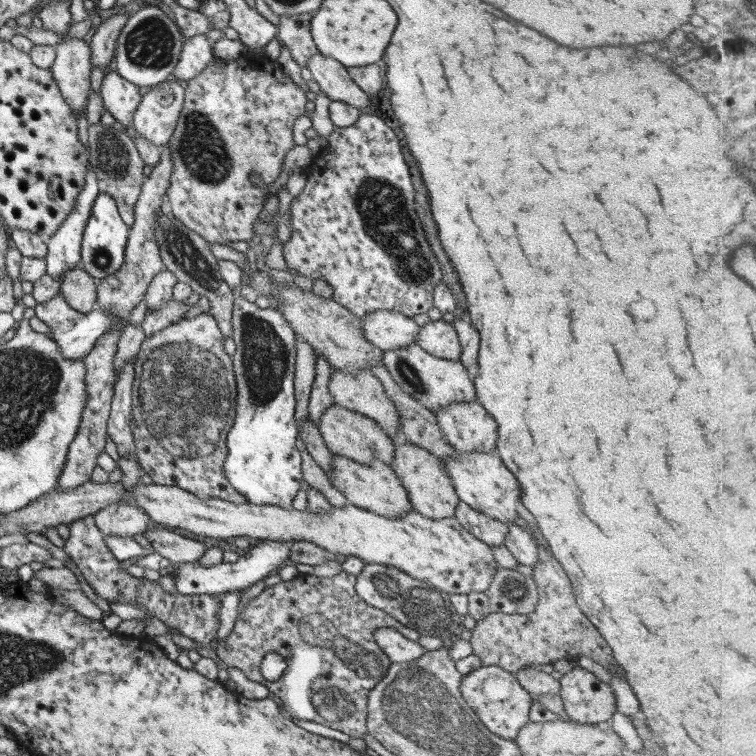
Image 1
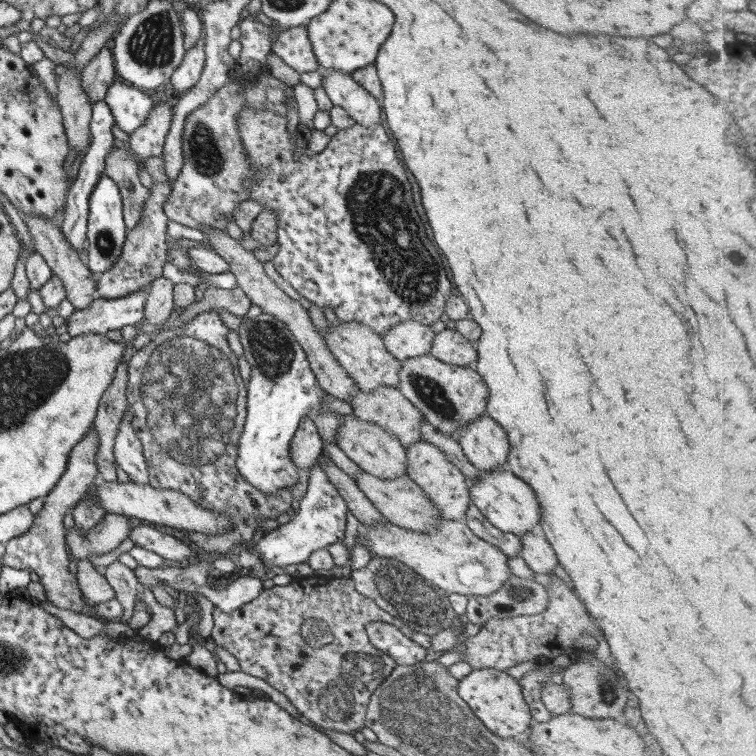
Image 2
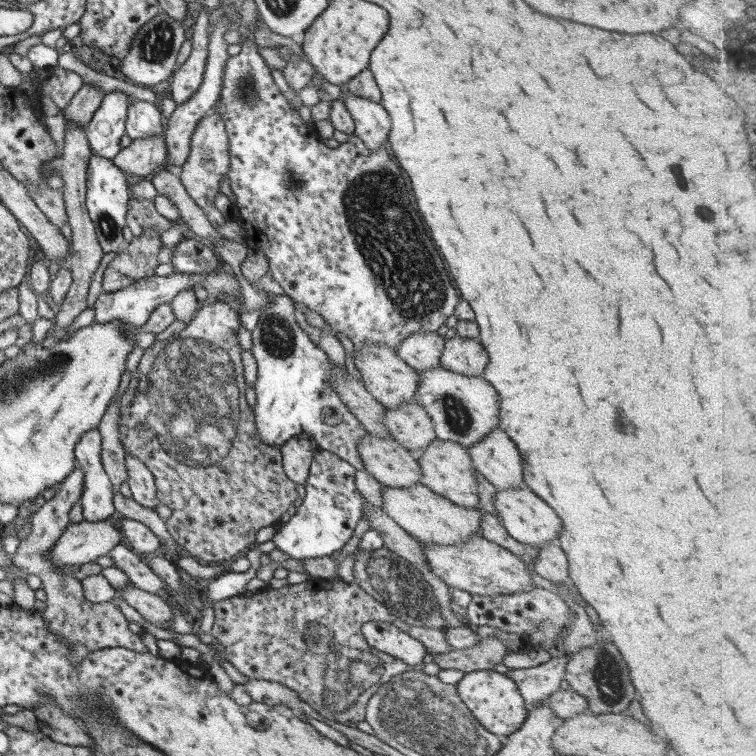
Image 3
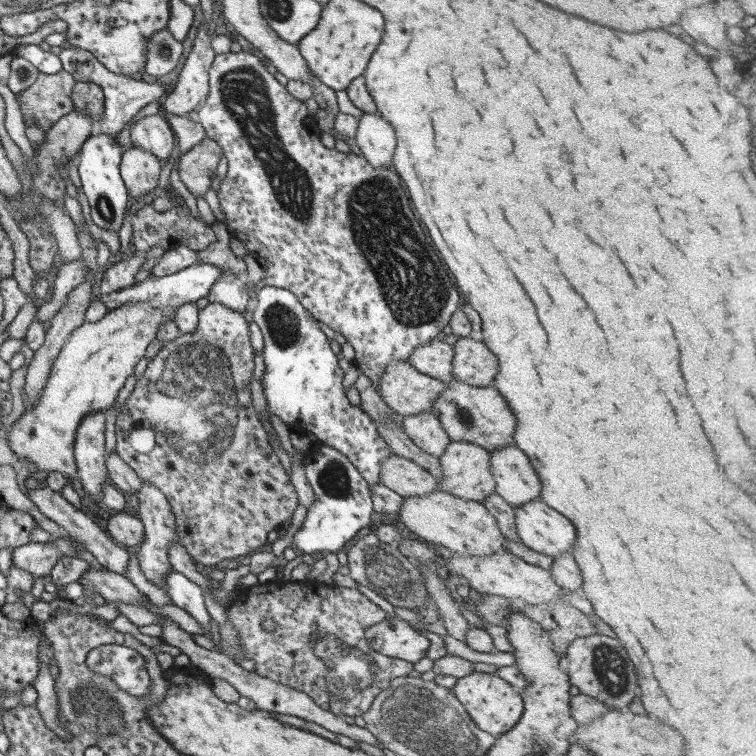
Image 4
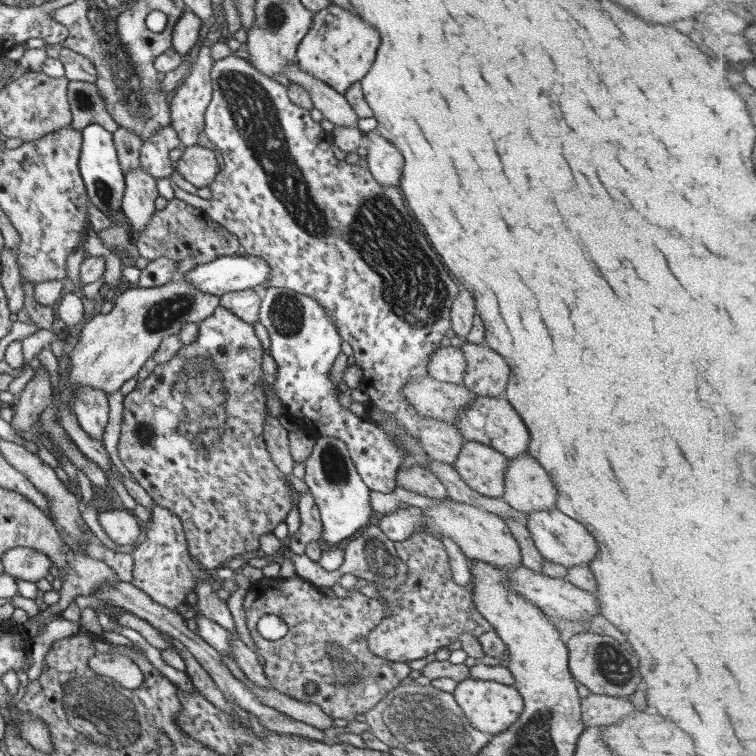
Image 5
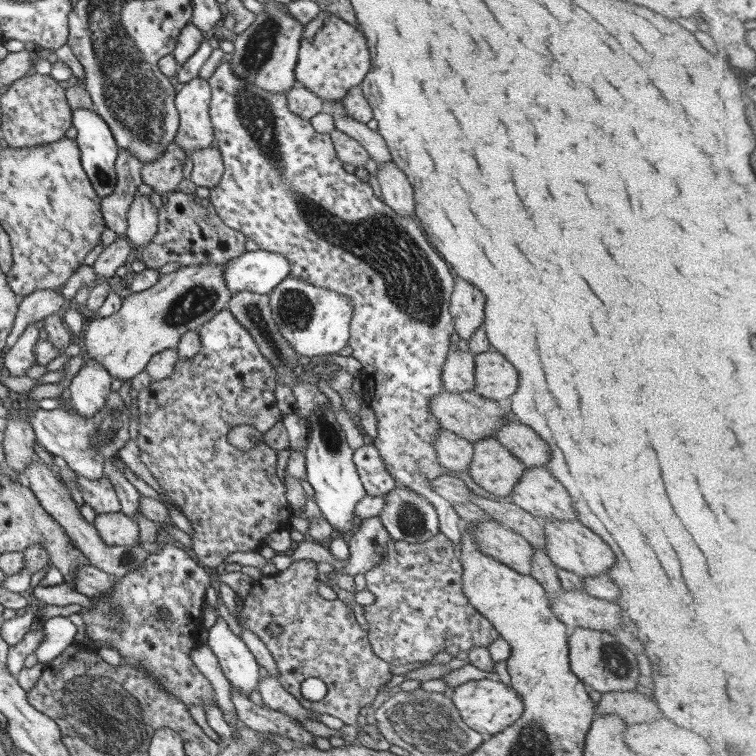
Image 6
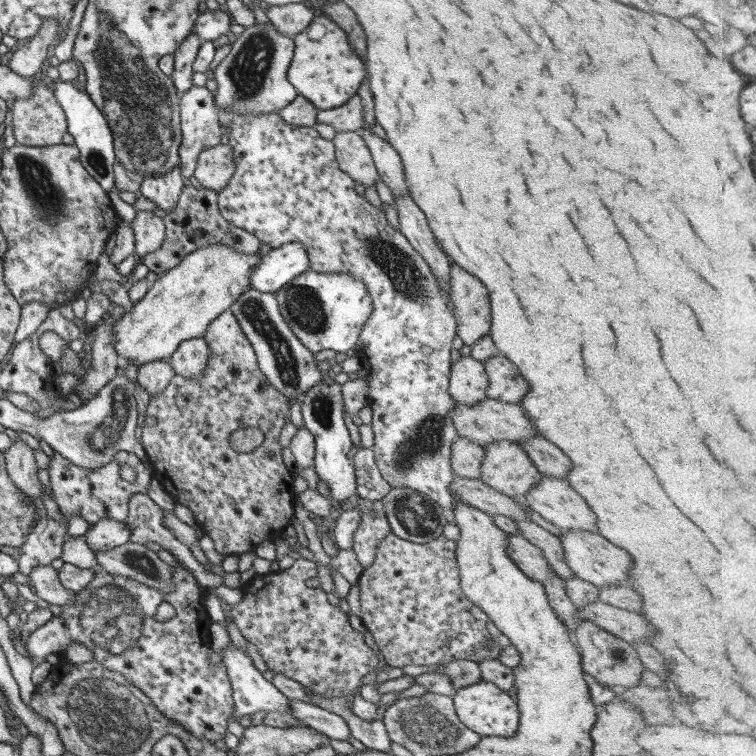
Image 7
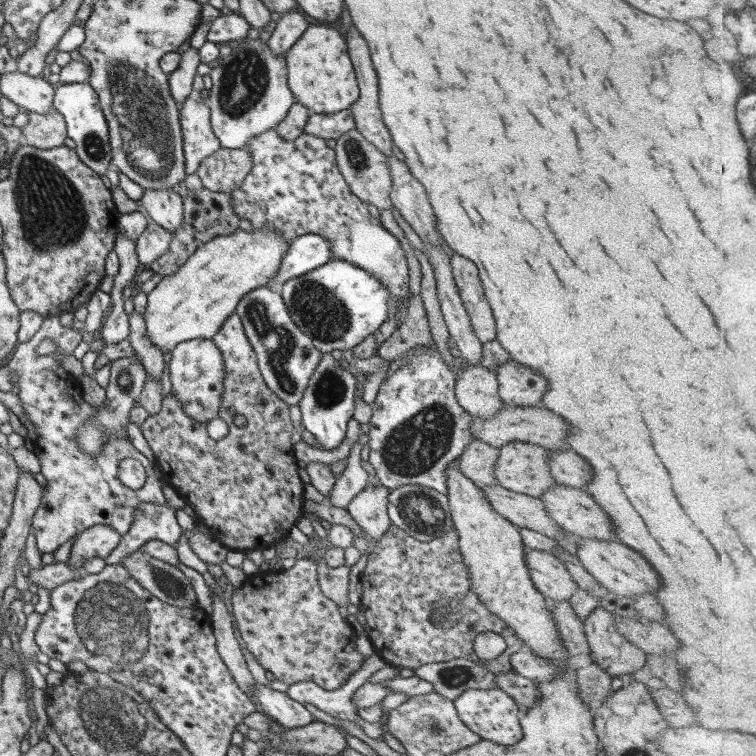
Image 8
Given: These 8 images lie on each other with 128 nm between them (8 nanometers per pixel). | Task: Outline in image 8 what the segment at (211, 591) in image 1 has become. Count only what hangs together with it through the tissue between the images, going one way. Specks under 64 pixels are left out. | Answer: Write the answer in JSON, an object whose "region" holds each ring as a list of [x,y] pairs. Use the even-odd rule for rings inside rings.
{"region":[[[325,352],[320,356],[319,364],[311,374],[298,406],[301,414],[298,416],[300,424],[311,433],[315,442],[323,450],[333,450],[339,447],[345,438],[347,421],[354,411],[354,384],[353,375],[345,370],[342,360],[335,360]]]}

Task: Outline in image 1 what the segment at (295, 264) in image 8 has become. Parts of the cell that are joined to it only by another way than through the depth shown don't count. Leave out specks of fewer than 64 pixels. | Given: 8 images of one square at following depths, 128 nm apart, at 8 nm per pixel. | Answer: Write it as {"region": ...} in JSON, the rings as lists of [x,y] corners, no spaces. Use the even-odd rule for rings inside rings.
{"region":[[[55,293],[51,299],[37,303],[34,308],[35,317],[37,317],[47,328],[49,328],[49,338],[55,340],[61,352],[61,356],[67,360],[77,360],[85,356],[101,335],[105,331],[111,331],[114,326],[114,319],[107,317],[101,308],[95,307],[94,311],[88,314],[80,314],[73,310],[63,298],[61,293]]]}

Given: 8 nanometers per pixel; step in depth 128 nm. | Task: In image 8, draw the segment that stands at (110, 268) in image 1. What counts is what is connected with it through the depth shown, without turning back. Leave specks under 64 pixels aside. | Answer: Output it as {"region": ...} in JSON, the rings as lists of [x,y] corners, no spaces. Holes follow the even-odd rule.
{"region":[[[70,83],[57,86],[53,92],[52,106],[61,114],[66,125],[66,136],[75,143],[75,152],[79,160],[87,168],[91,168],[98,176],[105,175],[107,166],[111,163],[111,151],[108,141],[108,129],[95,92],[87,83]]]}

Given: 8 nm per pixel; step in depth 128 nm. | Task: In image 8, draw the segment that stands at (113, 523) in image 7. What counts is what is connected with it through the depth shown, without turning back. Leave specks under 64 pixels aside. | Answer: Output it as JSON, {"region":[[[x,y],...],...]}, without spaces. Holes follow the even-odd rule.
{"region":[[[97,524],[75,536],[65,564],[83,573],[82,564],[89,558],[105,559],[119,544],[121,536],[105,524]]]}

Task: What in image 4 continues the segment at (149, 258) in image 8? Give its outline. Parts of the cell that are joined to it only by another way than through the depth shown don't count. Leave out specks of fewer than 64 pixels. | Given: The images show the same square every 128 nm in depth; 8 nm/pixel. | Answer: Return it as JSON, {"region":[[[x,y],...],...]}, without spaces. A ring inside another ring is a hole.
{"region":[[[131,146],[121,151],[119,175],[129,196],[136,200],[136,206],[149,201],[157,192],[156,185],[161,167],[159,157],[145,149]]]}

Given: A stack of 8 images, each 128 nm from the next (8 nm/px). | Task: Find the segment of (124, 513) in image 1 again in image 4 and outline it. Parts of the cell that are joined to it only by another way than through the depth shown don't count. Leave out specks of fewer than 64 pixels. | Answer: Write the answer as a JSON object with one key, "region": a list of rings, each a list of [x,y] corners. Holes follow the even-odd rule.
{"region":[[[53,538],[52,542],[30,542],[15,549],[11,554],[11,566],[25,570],[35,578],[48,577],[57,560],[76,558],[73,538]]]}

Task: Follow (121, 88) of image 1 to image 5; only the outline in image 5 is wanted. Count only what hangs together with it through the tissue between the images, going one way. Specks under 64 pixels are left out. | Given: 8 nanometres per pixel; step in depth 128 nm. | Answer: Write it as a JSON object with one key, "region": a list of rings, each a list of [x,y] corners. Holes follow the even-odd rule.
{"region":[[[161,127],[157,133],[149,135],[139,145],[139,165],[144,168],[153,179],[169,179],[173,168],[171,161],[174,154],[181,149],[173,127]]]}

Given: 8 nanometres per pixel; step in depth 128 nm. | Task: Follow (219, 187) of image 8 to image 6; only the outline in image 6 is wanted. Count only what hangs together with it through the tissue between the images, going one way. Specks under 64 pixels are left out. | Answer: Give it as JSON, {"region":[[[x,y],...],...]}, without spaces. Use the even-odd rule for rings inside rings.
{"region":[[[207,147],[187,154],[186,177],[199,187],[213,188],[219,183],[223,173],[223,164],[219,150]]]}

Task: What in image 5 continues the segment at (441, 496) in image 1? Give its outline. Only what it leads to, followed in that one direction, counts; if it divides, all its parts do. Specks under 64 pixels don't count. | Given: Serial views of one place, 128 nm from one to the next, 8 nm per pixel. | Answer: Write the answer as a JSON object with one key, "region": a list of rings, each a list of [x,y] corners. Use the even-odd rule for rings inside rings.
{"region":[[[464,441],[451,465],[477,494],[493,499],[502,496],[507,458],[501,452],[477,441]]]}

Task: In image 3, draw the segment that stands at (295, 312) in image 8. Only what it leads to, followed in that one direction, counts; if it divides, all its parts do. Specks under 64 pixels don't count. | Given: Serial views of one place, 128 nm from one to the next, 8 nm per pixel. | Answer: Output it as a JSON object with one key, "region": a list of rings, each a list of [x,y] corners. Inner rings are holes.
{"region":[[[271,294],[250,332],[251,354],[257,365],[252,412],[255,430],[265,446],[278,448],[299,433],[309,433],[320,450],[332,452],[355,470],[363,469],[357,445],[365,430],[349,408],[333,392],[333,376],[327,355],[297,325],[289,296]]]}

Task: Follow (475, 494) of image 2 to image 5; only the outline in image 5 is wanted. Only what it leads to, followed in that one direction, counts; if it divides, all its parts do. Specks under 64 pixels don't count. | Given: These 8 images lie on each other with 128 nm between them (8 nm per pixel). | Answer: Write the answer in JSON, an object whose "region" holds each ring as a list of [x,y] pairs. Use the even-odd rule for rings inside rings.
{"region":[[[555,508],[531,511],[526,518],[526,536],[544,560],[561,564],[565,568],[586,566],[596,556],[596,545],[589,532],[575,520]]]}

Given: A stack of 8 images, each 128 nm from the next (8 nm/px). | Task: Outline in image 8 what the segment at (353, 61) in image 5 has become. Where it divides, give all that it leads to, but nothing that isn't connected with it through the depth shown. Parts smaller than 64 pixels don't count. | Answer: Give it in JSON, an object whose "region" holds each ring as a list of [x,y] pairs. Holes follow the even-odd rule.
{"region":[[[329,24],[308,25],[299,39],[284,54],[286,60],[286,84],[293,93],[295,103],[305,106],[311,113],[333,114],[346,110],[358,98],[359,90],[339,27]]]}

